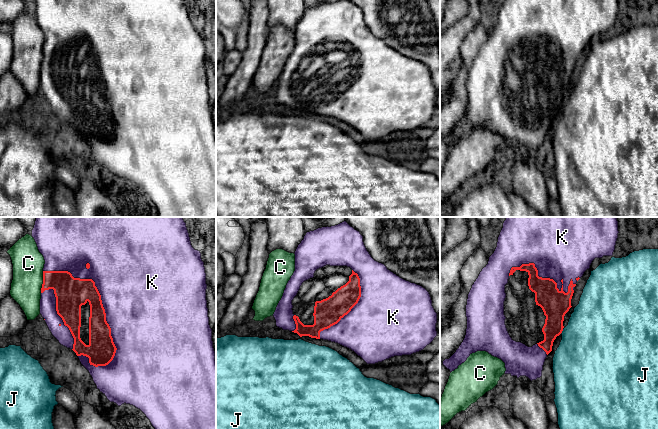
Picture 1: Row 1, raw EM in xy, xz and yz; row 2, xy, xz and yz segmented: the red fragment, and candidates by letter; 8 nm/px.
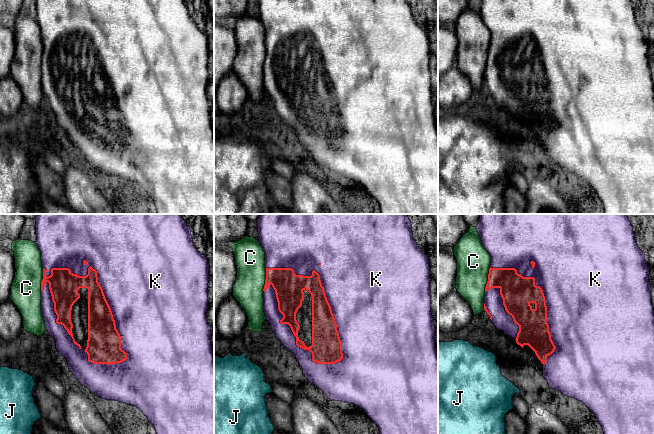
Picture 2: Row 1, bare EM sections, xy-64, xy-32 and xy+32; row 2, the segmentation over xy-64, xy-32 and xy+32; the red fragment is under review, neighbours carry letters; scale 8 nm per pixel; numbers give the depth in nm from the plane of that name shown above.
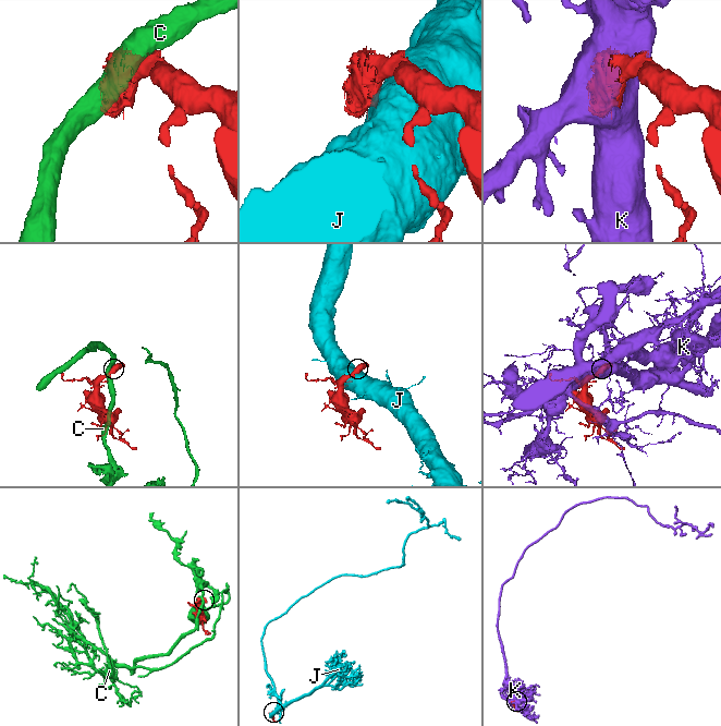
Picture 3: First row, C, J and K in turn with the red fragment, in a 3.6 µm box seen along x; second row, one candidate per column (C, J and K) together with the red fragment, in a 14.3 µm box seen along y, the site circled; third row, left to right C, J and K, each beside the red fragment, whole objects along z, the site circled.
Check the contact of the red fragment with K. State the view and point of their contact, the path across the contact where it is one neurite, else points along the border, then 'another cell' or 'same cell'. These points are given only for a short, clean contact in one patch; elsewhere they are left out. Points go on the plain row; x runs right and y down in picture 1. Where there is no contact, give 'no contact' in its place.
contact xy (100, 74); same cell

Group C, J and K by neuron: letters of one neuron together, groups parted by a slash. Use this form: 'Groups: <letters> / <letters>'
Groups: C / J / K

